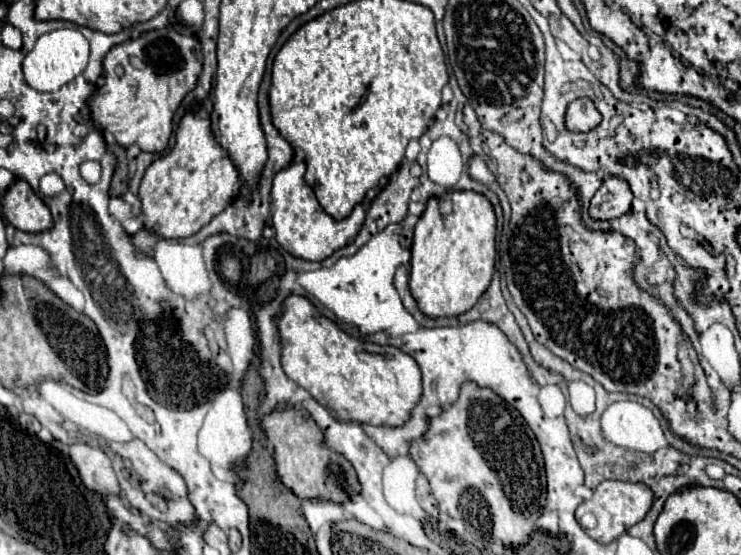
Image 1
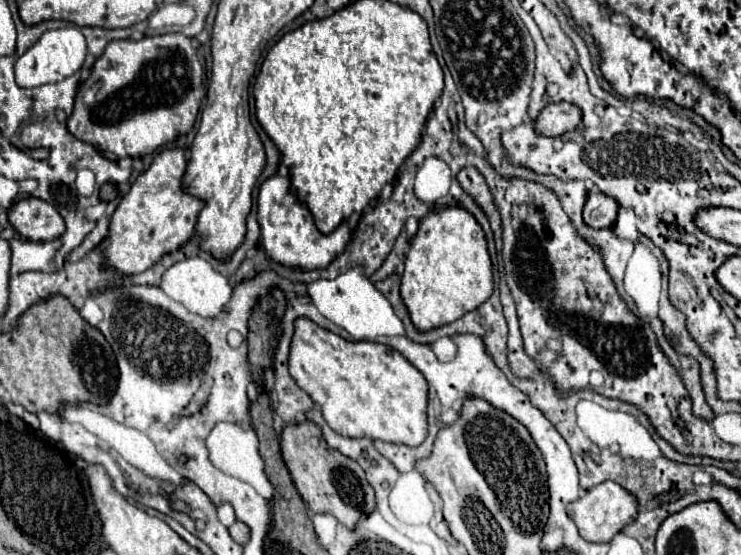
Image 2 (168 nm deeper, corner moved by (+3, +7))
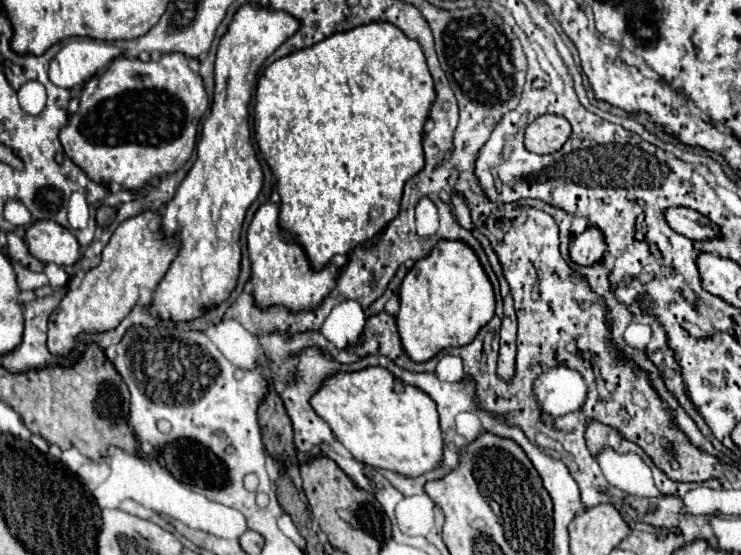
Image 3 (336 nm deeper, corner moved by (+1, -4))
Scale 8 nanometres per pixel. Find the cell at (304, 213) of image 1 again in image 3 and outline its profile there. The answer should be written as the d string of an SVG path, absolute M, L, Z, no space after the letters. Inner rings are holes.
M266 202L254 214L254 220L248 226L248 252L252 260L252 284L254 298L258 306L284 304L290 310L316 308L334 288L338 268L334 262L328 262L322 270L314 270L302 244L298 244L278 220L278 204Z

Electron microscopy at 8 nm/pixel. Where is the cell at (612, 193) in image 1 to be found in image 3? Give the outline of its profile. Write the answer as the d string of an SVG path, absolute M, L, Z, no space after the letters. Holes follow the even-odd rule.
M588 226L582 234L574 238L574 244L570 246L572 262L582 266L590 266L602 260L604 252L606 252L606 240L604 232L598 226Z

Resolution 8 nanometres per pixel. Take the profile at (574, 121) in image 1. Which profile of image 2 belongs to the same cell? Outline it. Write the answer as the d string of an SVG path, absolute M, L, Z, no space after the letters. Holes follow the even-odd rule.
M566 101L550 103L538 113L534 121L534 129L536 133L546 135L546 137L558 137L566 131L576 129L580 121L582 121L582 113L576 105L566 103Z

